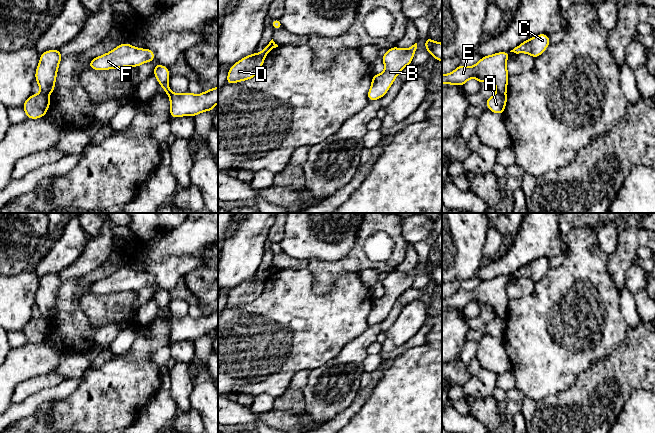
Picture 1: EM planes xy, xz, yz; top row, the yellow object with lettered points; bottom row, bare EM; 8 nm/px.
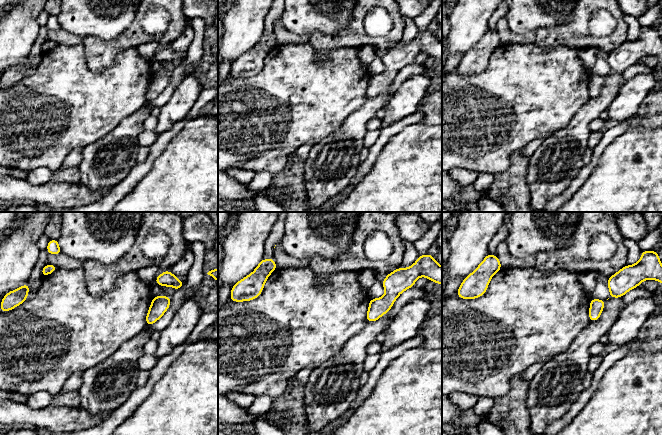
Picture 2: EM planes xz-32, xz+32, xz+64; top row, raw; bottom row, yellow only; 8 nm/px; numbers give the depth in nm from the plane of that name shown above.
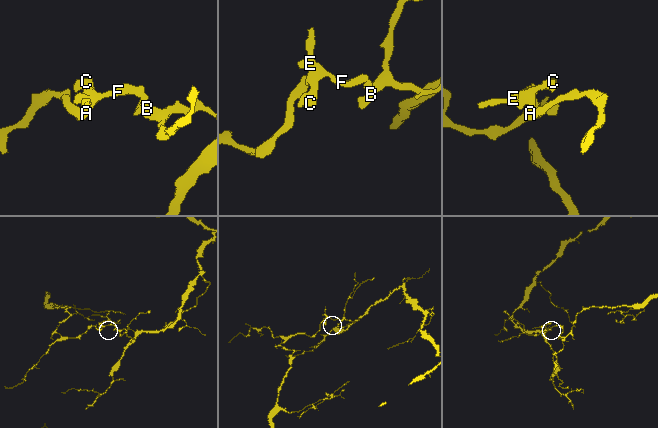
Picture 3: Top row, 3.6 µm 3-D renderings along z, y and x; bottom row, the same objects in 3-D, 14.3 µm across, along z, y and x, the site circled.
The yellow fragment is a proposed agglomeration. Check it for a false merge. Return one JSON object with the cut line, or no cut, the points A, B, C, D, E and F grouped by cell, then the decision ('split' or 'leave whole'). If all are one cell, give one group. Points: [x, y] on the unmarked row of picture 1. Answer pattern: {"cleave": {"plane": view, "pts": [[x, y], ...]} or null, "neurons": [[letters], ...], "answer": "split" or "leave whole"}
{"cleave": {"plane": "xy", "pts": [[41, 315], [48, 318]]}, "neurons": [["A", "D"], ["B", "C", "E", "F"]], "answer": "split"}

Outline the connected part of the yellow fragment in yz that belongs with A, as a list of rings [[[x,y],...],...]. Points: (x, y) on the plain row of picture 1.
[[[496,317],[489,321],[484,327],[491,336],[503,339],[507,327],[506,317]]]

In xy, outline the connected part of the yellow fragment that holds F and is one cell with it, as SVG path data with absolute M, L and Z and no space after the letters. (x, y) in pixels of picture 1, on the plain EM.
M122 267L110 276L95 281L89 287L89 293L108 294L122 291L137 291L155 284L155 277L150 273L136 272Z

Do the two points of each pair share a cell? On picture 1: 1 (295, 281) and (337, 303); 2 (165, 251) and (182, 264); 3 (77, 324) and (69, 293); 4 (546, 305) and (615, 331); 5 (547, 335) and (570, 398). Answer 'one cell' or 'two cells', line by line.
1: one cell
2: two cells
3: one cell
4: one cell
5: two cells

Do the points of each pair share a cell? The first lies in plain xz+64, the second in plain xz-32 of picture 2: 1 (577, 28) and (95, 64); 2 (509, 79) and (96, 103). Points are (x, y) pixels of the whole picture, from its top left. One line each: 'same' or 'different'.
1: same
2: same

